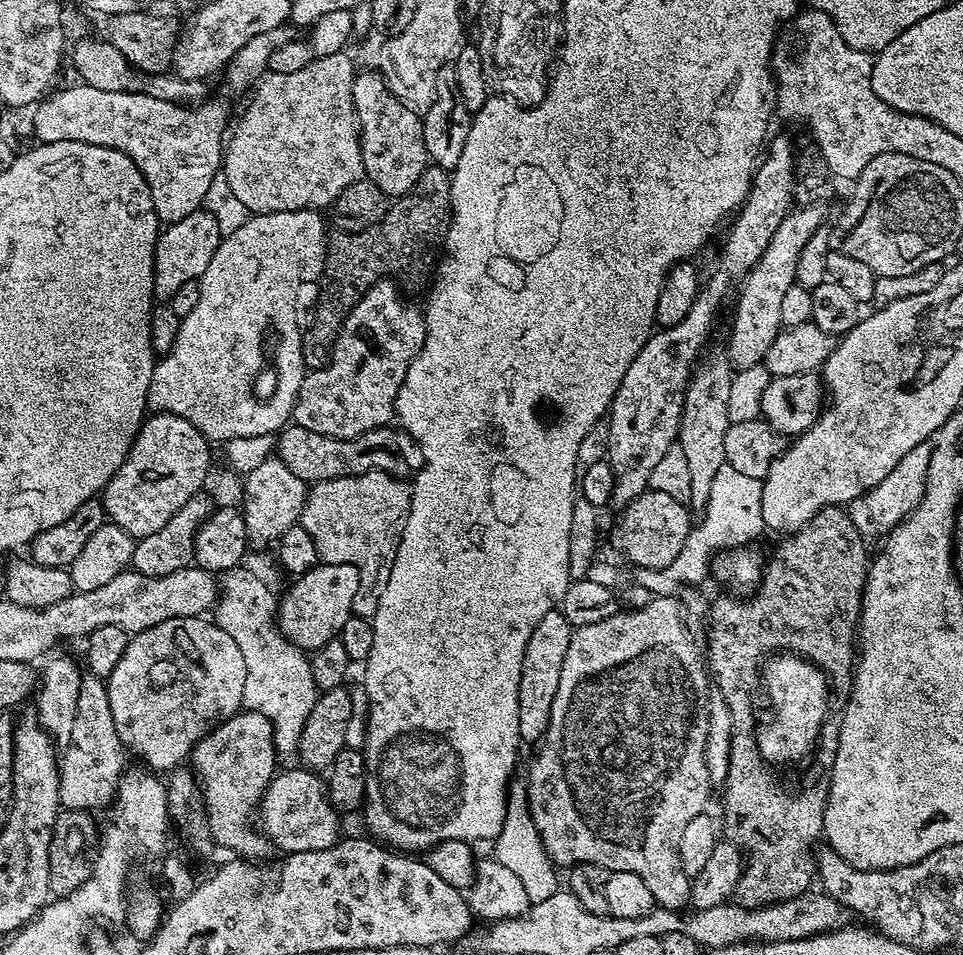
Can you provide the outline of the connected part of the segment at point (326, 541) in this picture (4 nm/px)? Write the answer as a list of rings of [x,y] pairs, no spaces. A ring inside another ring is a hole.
[[[367,472],[357,476],[343,476],[315,483],[305,499],[304,512],[299,523],[311,534],[320,551],[320,559],[326,564],[352,564],[372,583],[373,593],[384,591],[392,568],[396,565],[396,551],[404,538],[404,527],[412,509],[412,490],[409,481],[399,480],[391,472]]]

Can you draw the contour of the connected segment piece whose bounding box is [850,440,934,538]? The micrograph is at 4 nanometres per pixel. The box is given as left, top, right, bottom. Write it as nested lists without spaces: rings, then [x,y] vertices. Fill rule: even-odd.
[[[932,440],[914,446],[914,450],[910,450],[910,454],[906,454],[906,458],[902,458],[902,462],[898,462],[898,466],[894,466],[894,470],[890,470],[890,474],[886,474],[882,482],[878,482],[878,486],[874,486],[869,492],[852,501],[850,515],[861,536],[865,538],[887,537],[889,532],[894,531],[904,521],[904,518],[920,505],[926,490],[933,451]]]

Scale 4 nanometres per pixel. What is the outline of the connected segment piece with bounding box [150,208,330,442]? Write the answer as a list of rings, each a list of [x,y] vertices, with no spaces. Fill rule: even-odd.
[[[311,208],[297,212],[261,212],[249,215],[248,221],[238,226],[238,230],[223,237],[215,259],[198,281],[200,297],[197,304],[187,317],[179,321],[180,329],[176,332],[172,349],[159,357],[150,393],[153,409],[189,417],[213,441],[219,442],[272,436],[289,423],[306,375],[306,368],[302,366],[304,354],[300,350],[292,284],[296,284],[296,268],[300,268],[300,260],[316,260],[320,252],[329,255],[328,228],[320,216],[323,215]],[[271,328],[276,339],[276,392],[263,400],[256,393],[256,379],[264,368],[264,339]]]

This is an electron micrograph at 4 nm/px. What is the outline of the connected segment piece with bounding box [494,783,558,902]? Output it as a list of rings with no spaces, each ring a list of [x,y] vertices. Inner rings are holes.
[[[523,783],[511,785],[504,829],[496,837],[494,847],[496,847],[495,863],[506,866],[506,870],[514,870],[514,874],[518,874],[518,879],[522,881],[522,886],[526,886],[526,892],[534,902],[549,900],[558,891],[558,884],[556,884],[558,869],[546,854],[538,826],[534,824],[532,817],[528,790]]]

